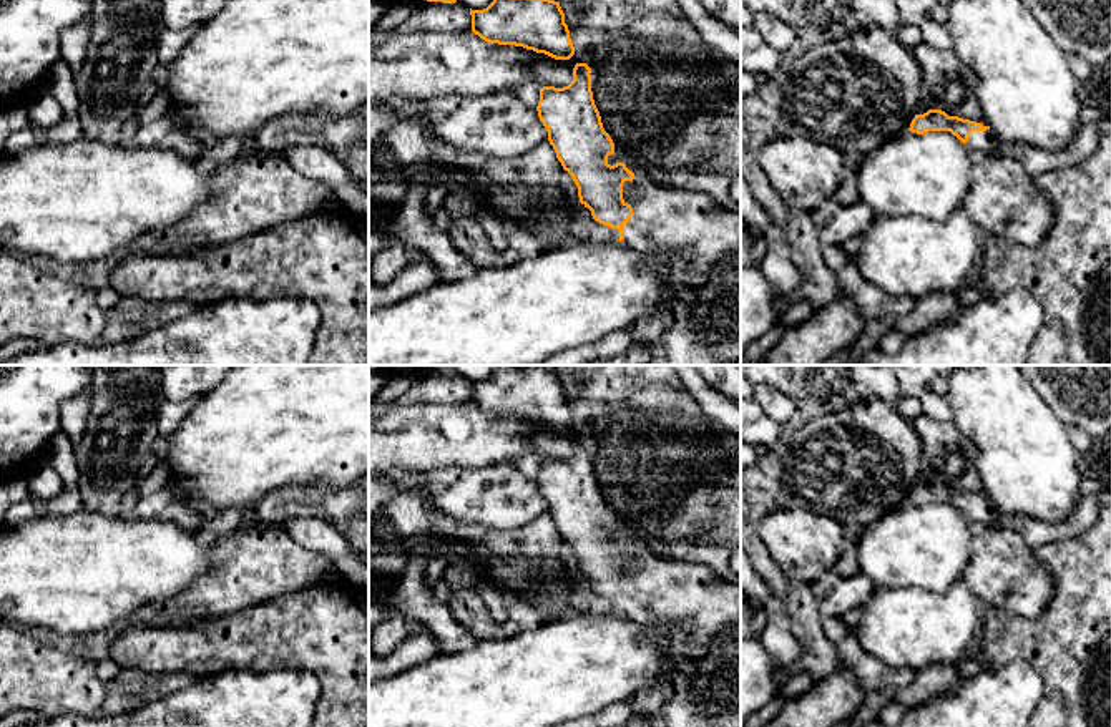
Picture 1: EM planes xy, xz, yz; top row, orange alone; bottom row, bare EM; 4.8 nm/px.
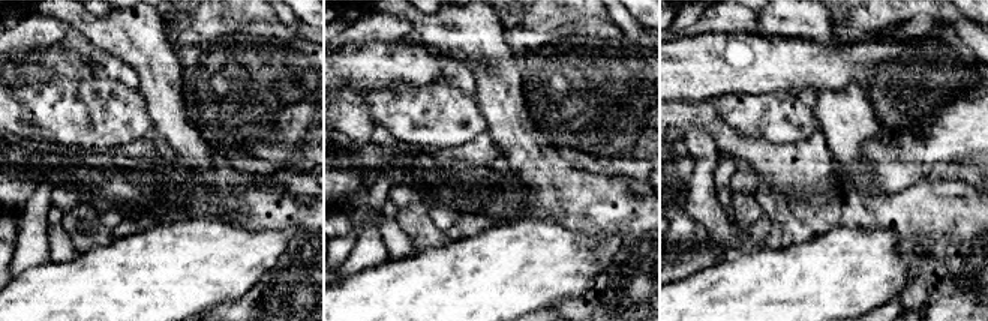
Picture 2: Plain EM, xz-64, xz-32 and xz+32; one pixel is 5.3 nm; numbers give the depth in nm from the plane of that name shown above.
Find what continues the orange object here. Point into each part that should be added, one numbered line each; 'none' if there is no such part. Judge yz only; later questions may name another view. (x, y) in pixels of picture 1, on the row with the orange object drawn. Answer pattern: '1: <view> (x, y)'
1: yz (980, 143)

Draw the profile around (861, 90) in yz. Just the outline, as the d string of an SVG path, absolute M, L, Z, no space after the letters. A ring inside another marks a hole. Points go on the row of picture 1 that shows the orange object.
M874 25L837 40L822 40L805 53L787 58L779 81L784 90L782 120L820 141L834 139L842 154L865 158L883 141L908 131L923 73L895 33Z

